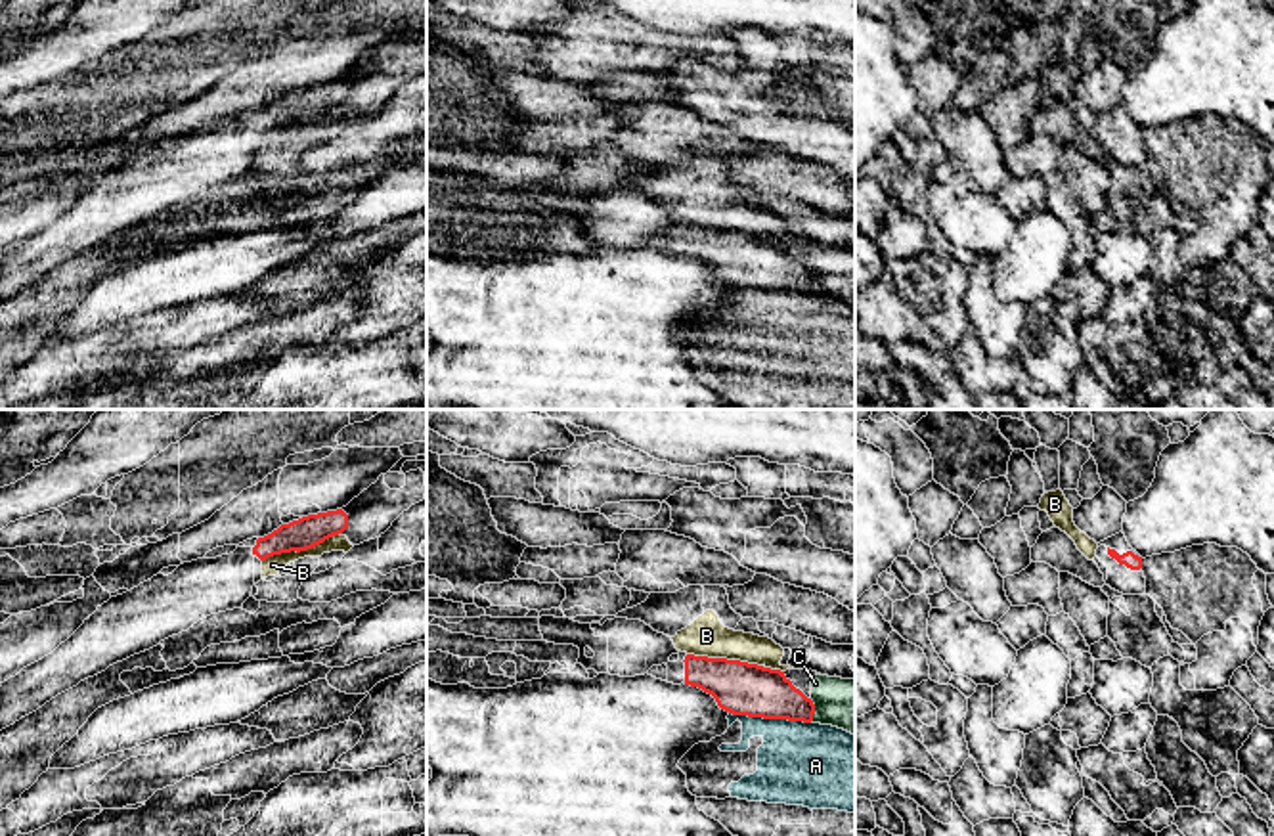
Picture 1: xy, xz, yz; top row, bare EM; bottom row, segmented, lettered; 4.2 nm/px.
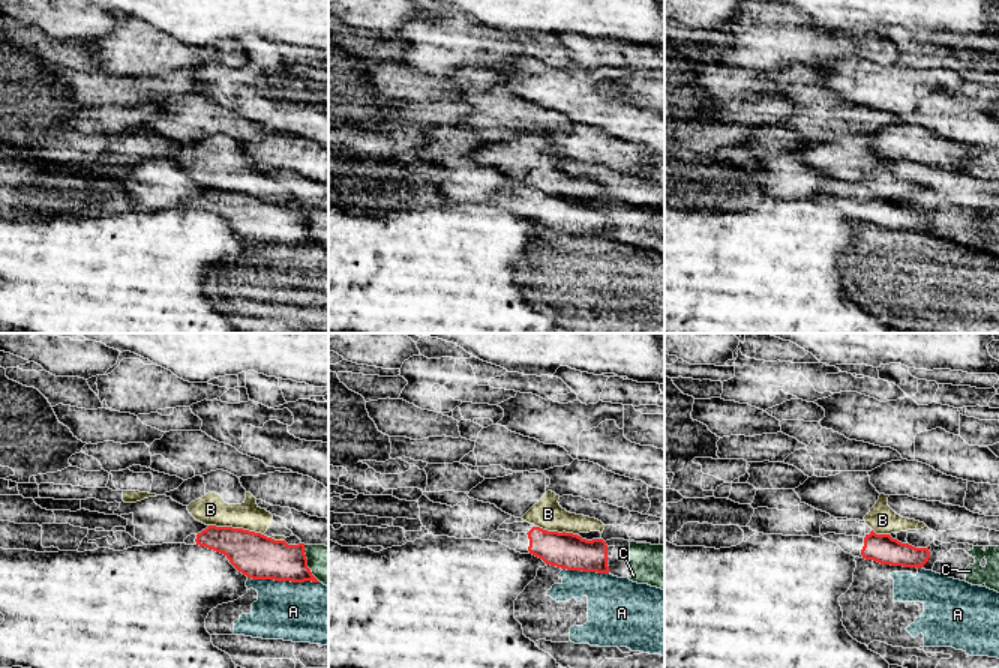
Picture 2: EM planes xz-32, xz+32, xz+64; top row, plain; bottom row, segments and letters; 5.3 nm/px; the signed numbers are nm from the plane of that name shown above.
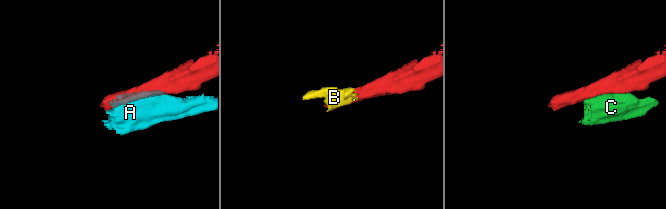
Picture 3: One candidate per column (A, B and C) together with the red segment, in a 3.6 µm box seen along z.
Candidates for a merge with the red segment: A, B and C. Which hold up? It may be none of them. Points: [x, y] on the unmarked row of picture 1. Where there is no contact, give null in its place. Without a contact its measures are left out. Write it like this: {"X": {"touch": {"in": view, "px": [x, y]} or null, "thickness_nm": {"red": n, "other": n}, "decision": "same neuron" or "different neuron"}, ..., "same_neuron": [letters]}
{"A": {"touch": {"in": "xz", "px": [771, 289]}, "thickness_nm": {"red": 220, "other": 360}, "decision": "different neuron"}, "B": {"touch": {"in": "xy", "px": [301, 121]}, "thickness_nm": {"red": 140, "other": 80}, "decision": "different neuron"}, "C": {"touch": {"in": "xz", "px": [813, 282]}, "thickness_nm": {"red": 220, "other": 220}, "decision": "different neuron"}, "same_neuron": []}

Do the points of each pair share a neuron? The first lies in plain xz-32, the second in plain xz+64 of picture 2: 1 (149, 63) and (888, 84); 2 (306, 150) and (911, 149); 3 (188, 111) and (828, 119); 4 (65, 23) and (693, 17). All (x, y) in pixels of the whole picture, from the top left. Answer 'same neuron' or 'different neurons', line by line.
1: different neurons
2: same neuron
3: same neuron
4: same neuron

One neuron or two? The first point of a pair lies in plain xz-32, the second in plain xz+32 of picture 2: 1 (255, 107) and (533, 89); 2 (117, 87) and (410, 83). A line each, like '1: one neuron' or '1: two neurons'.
1: one neuron
2: one neuron

